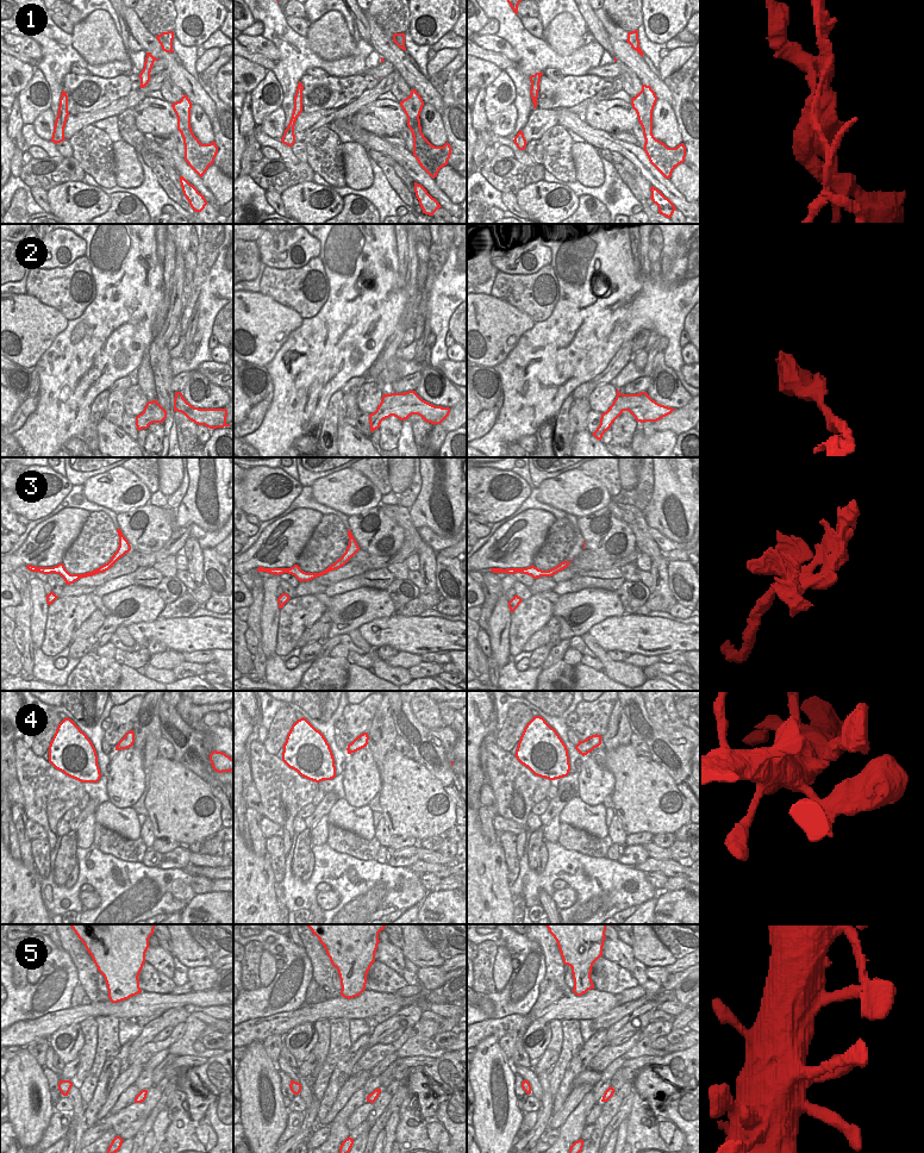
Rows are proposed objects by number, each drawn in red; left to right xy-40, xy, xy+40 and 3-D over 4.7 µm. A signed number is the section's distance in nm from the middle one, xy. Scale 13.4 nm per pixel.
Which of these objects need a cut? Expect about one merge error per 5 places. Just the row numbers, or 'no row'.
1, 3

